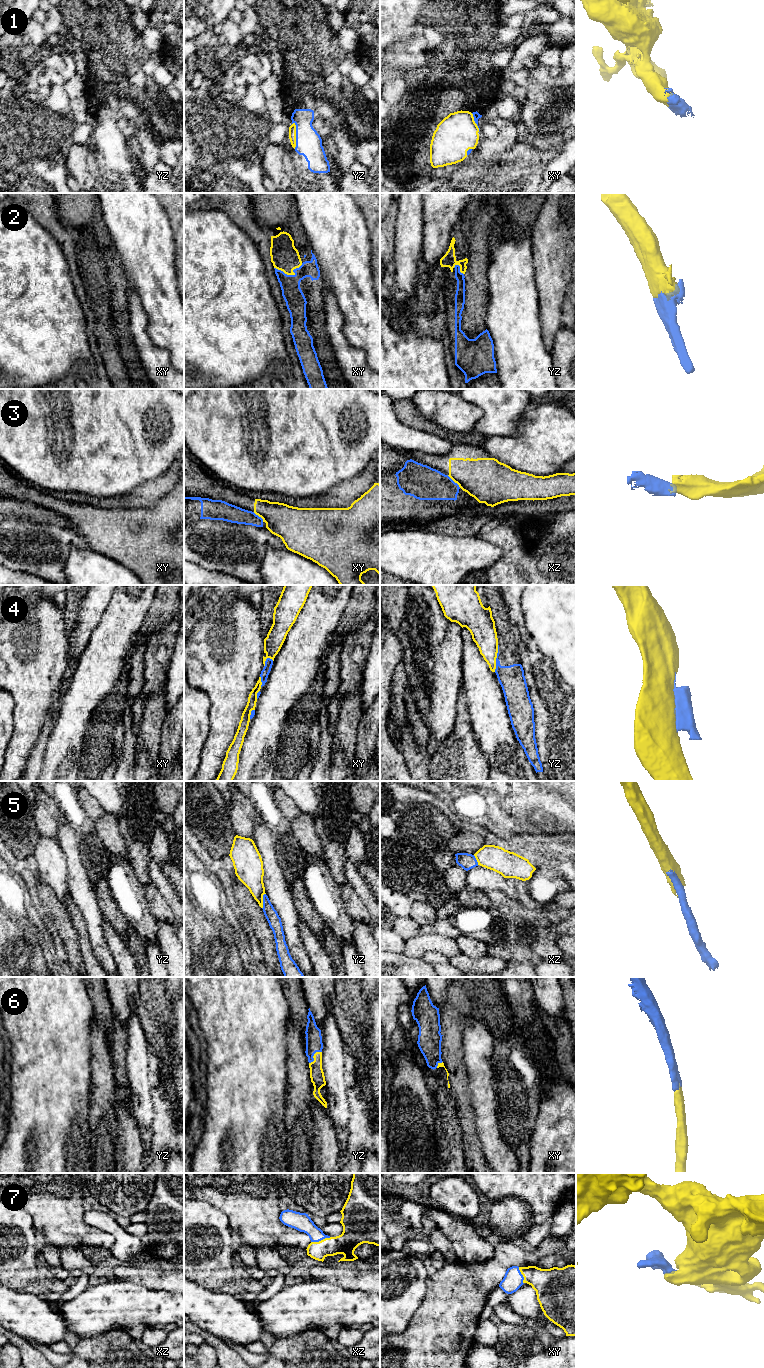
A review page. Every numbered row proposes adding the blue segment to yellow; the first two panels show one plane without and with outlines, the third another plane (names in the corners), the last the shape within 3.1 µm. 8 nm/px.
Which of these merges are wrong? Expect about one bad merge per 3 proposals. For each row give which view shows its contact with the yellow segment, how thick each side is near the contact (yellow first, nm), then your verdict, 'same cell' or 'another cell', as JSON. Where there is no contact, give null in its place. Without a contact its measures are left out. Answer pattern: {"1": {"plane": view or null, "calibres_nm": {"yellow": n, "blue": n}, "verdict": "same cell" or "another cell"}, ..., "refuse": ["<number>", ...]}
{"1": {"plane": "yz", "calibres_nm": {"yellow": 60, "blue": 200}, "verdict": "same cell"}, "2": {"plane": "xy", "calibres_nm": {"yellow": 220, "blue": 160}, "verdict": "same cell"}, "3": {"plane": "xz", "calibres_nm": {"yellow": 340, "blue": 280}, "verdict": "another cell"}, "4": {"plane": "yz", "calibres_nm": {"yellow": 200, "blue": 200}, "verdict": "another cell"}, "5": {"plane": "yz", "calibres_nm": {"yellow": 200, "blue": 100}, "verdict": "another cell"}, "6": {"plane": "yz", "calibres_nm": {"yellow": 110, "blue": 130}, "verdict": "same cell"}, "7": {"plane": "xz", "calibres_nm": {"yellow": 170, "blue": 150}, "verdict": "same cell"}, "refuse": ["3", "4", "5"]}

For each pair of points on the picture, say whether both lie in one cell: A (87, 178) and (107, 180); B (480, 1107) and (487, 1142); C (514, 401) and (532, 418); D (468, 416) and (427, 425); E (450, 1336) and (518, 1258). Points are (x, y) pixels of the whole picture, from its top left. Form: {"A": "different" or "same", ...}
{"A": "different", "B": "same", "C": "different", "D": "different", "E": "same"}

